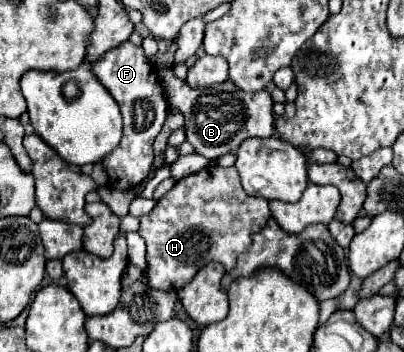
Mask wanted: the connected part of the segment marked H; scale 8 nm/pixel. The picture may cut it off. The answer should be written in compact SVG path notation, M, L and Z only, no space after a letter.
M209 164L189 174L155 204L151 214L141 216L139 234L147 242L147 284L153 290L179 290L207 262L221 262L233 270L237 256L249 248L251 236L271 218L269 202L245 194L235 168Z

